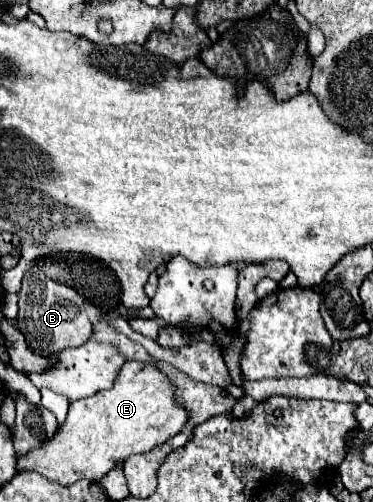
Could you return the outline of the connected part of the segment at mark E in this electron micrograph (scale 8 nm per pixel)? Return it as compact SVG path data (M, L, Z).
M127 361L111 389L71 403L67 421L55 437L41 449L19 457L17 471L37 471L59 485L73 485L79 479L99 481L129 455L147 453L171 435L177 435L187 419L187 409L177 403L173 383L159 367L143 361Z

